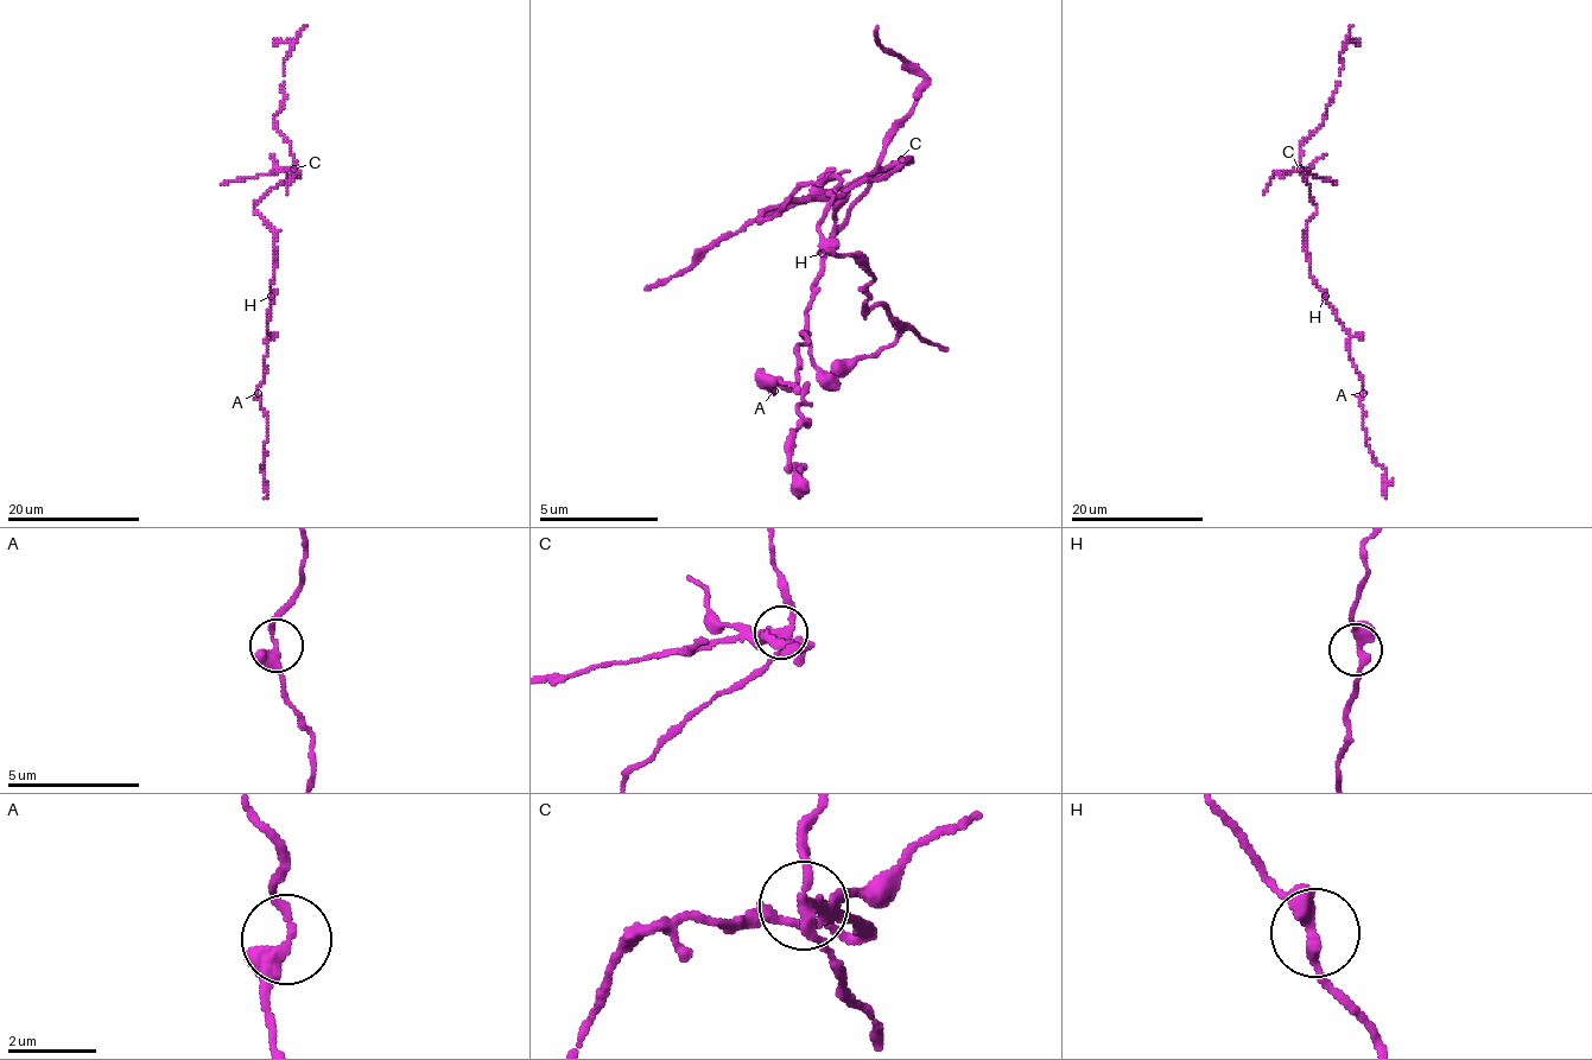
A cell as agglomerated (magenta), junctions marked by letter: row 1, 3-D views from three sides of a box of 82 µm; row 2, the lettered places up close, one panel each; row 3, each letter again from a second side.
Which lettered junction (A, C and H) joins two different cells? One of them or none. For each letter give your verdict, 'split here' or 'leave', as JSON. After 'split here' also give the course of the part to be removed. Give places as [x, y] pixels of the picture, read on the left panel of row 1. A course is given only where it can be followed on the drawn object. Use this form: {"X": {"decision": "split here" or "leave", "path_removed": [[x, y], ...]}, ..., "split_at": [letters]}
{"A": {"decision": "leave"}, "C": {"decision": "split here", "path_removed": [[293, 169], [222, 183]]}, "H": {"decision": "leave"}, "split_at": ["C"]}

